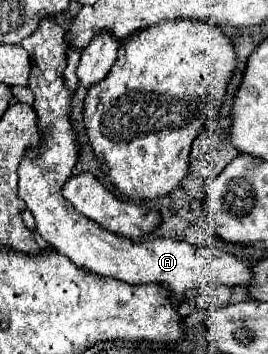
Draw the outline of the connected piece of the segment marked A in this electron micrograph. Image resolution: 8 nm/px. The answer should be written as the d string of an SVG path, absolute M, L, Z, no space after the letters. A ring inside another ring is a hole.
M50 17L40 19L38 29L22 41L22 47L32 59L32 71L28 87L34 93L34 111L38 115L38 127L44 135L44 143L34 151L30 149L18 167L18 195L24 199L26 207L36 219L36 231L54 245L54 249L70 257L78 267L114 277L118 281L140 285L158 283L172 293L184 293L188 289L202 289L208 285L248 285L252 261L244 257L234 257L220 249L194 247L186 241L176 239L152 239L152 241L132 241L118 237L98 223L82 217L64 197L62 185L70 179L72 169L78 161L76 139L70 127L72 95L64 87L62 71L66 69L66 31Z

